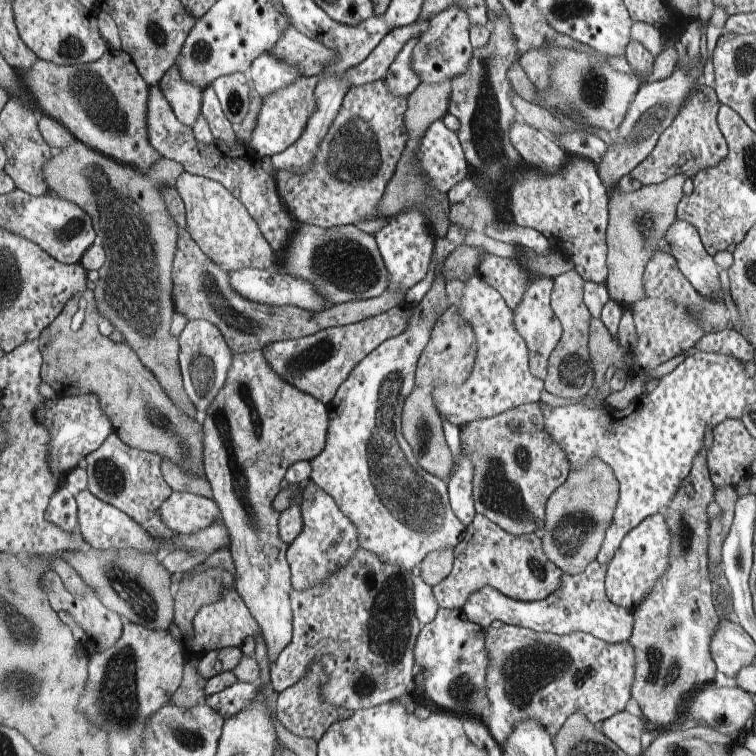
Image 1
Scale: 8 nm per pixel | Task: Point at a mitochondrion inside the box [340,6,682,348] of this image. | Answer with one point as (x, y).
(492, 154)

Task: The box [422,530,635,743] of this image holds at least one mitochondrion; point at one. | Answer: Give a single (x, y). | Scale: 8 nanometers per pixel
(527, 666)

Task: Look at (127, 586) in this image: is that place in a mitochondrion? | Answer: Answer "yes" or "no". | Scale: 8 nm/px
yes

